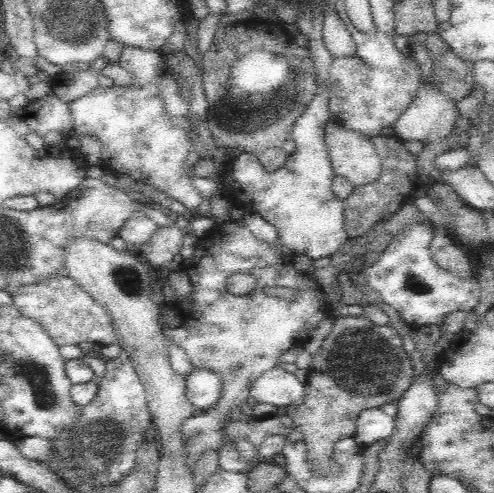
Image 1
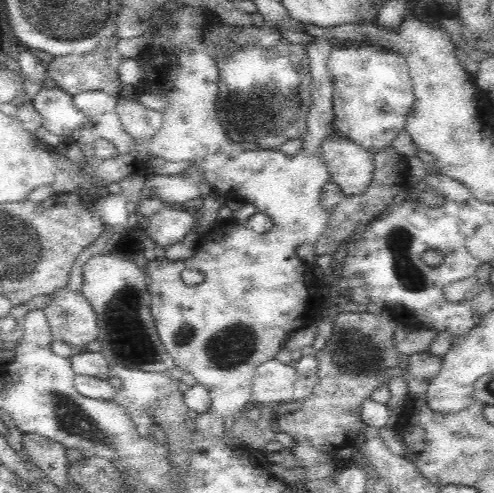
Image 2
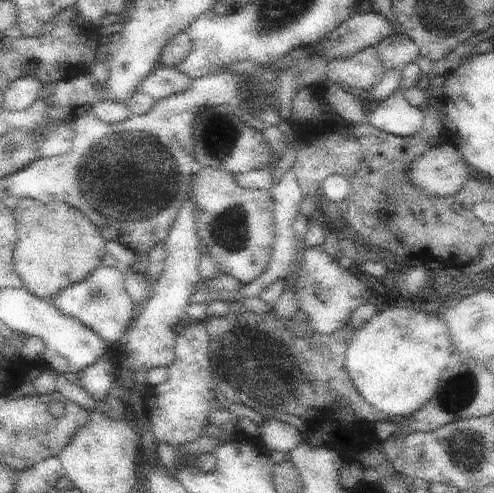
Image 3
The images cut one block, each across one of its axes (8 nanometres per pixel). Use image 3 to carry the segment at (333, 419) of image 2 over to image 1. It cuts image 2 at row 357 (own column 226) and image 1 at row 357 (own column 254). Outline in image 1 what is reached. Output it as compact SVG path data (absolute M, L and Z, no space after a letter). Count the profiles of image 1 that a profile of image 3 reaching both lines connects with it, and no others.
M350 314L334 316L332 332L324 340L322 348L314 354L308 380L304 382L304 404L286 410L294 420L292 428L304 434L308 462L322 470L332 466L334 474L334 444L356 434L356 422L364 410L398 402L414 384L412 368L414 362L404 350L404 340L392 326L376 326L366 318L366 314L358 318Z

